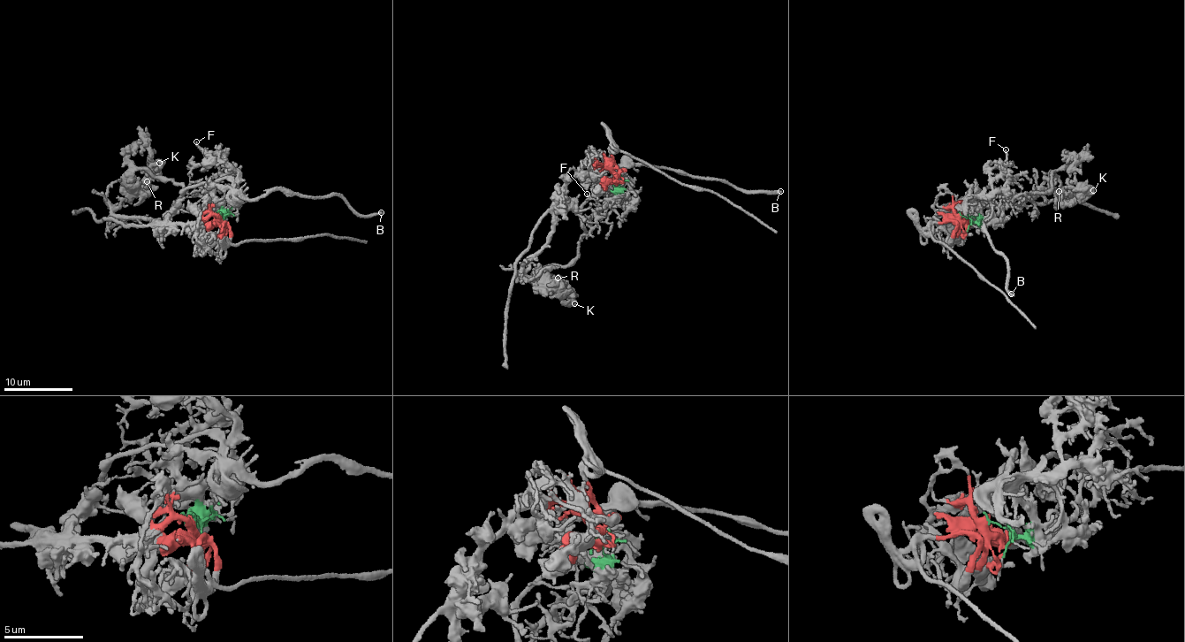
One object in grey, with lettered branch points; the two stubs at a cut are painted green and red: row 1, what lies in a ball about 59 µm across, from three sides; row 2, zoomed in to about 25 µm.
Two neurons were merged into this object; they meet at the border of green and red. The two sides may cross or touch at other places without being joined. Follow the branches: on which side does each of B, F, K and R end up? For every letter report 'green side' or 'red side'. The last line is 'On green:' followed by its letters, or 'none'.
B: green side
F: green side
K: green side
R: green side
On green: B, F, K, R

